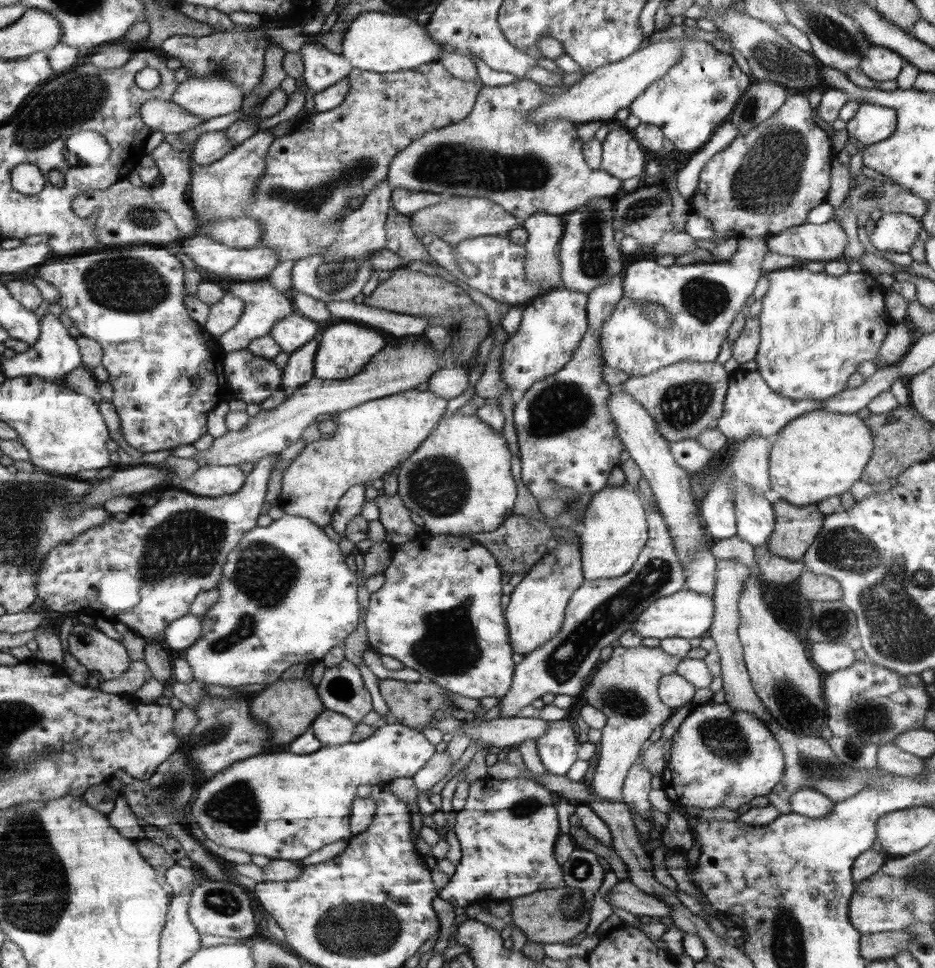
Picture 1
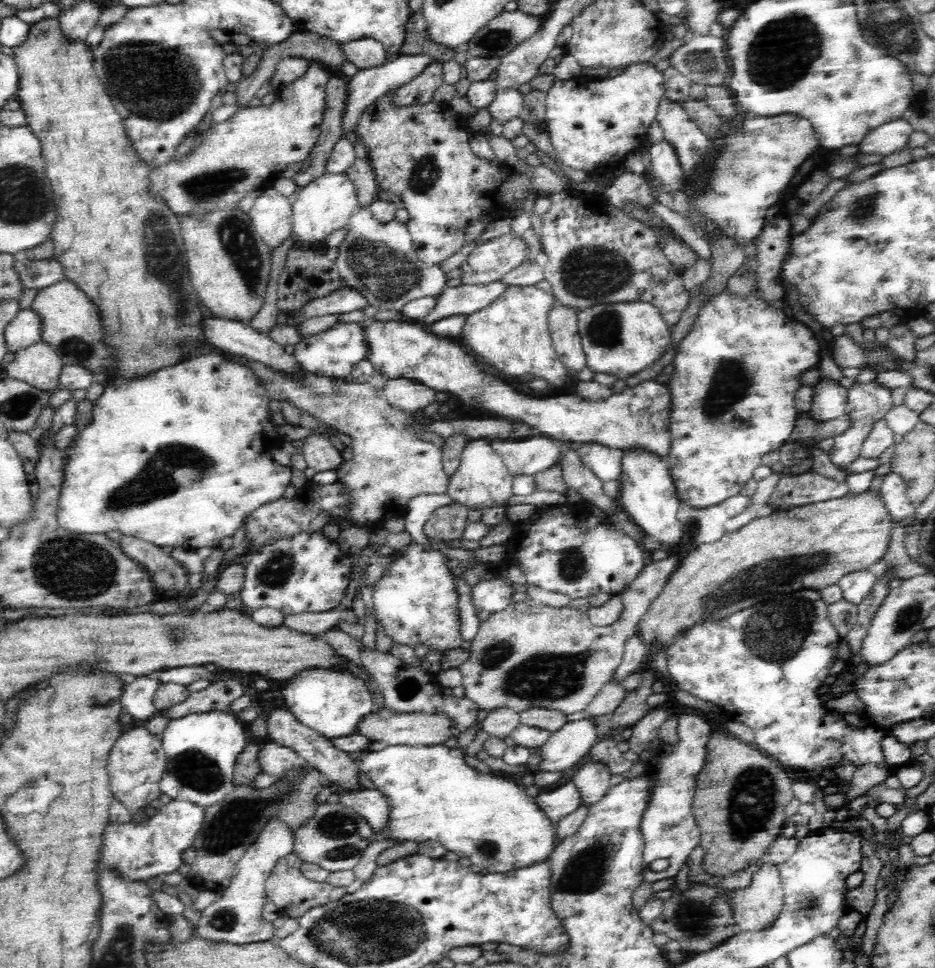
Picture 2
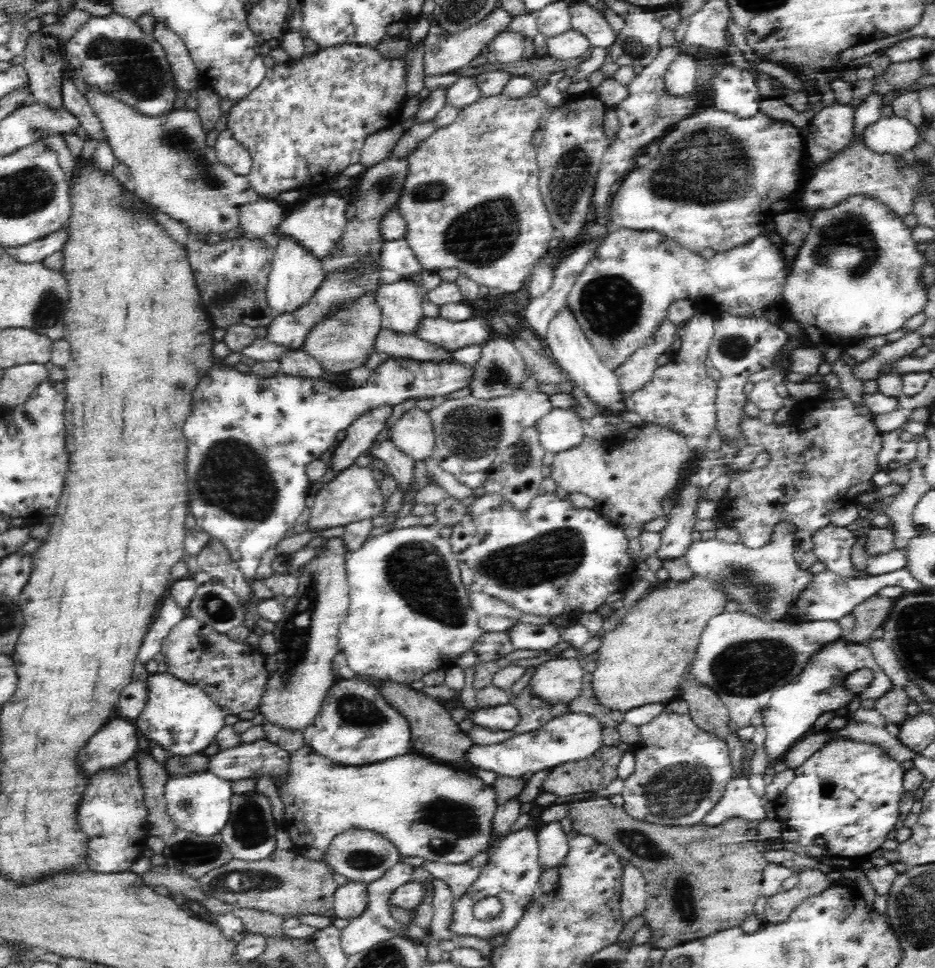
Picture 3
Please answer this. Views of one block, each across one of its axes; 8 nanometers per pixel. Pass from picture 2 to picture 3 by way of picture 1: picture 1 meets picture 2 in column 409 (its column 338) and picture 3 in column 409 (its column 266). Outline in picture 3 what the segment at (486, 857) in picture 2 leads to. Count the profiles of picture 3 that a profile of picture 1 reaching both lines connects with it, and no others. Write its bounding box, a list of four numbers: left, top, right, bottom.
[280,745,498,864]

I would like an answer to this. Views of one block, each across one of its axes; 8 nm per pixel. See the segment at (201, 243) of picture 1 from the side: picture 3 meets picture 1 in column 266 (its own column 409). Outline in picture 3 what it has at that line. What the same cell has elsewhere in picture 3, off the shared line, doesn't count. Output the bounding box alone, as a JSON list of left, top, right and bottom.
[380,239,421,279]

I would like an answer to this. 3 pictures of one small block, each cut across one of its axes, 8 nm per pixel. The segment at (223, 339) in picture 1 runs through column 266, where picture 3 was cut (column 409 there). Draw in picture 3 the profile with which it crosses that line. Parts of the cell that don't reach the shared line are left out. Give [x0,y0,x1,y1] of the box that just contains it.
[376,270,442,335]

